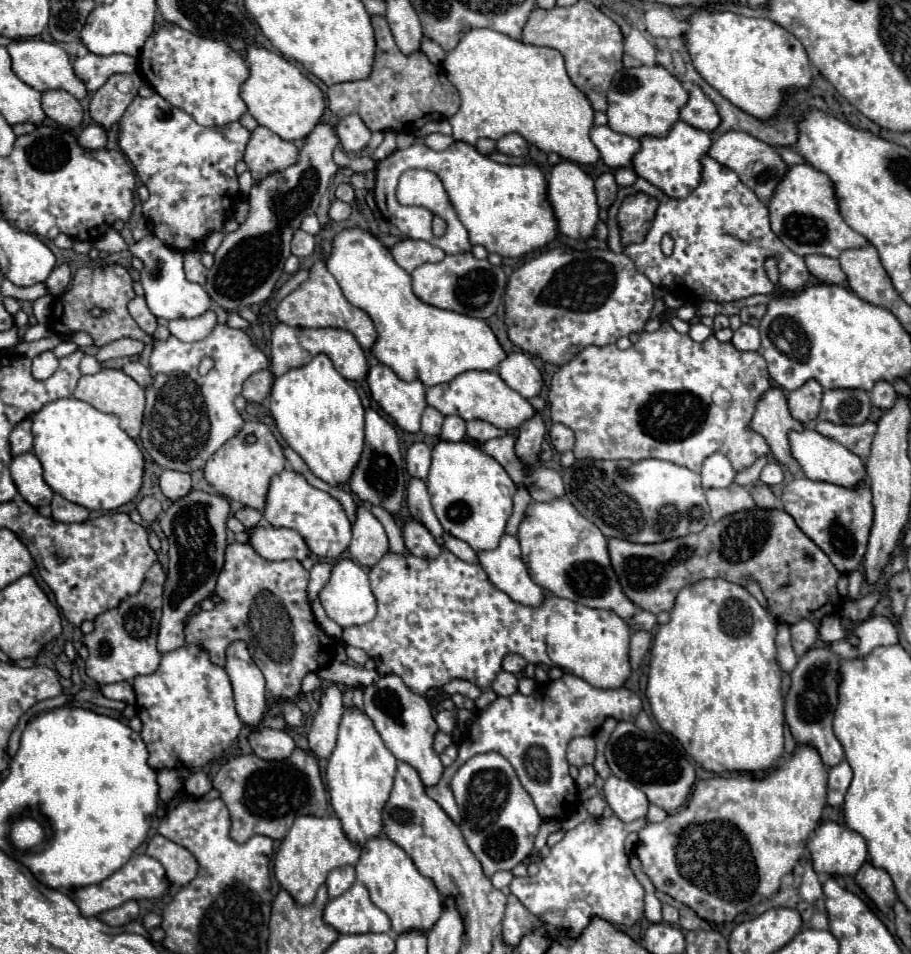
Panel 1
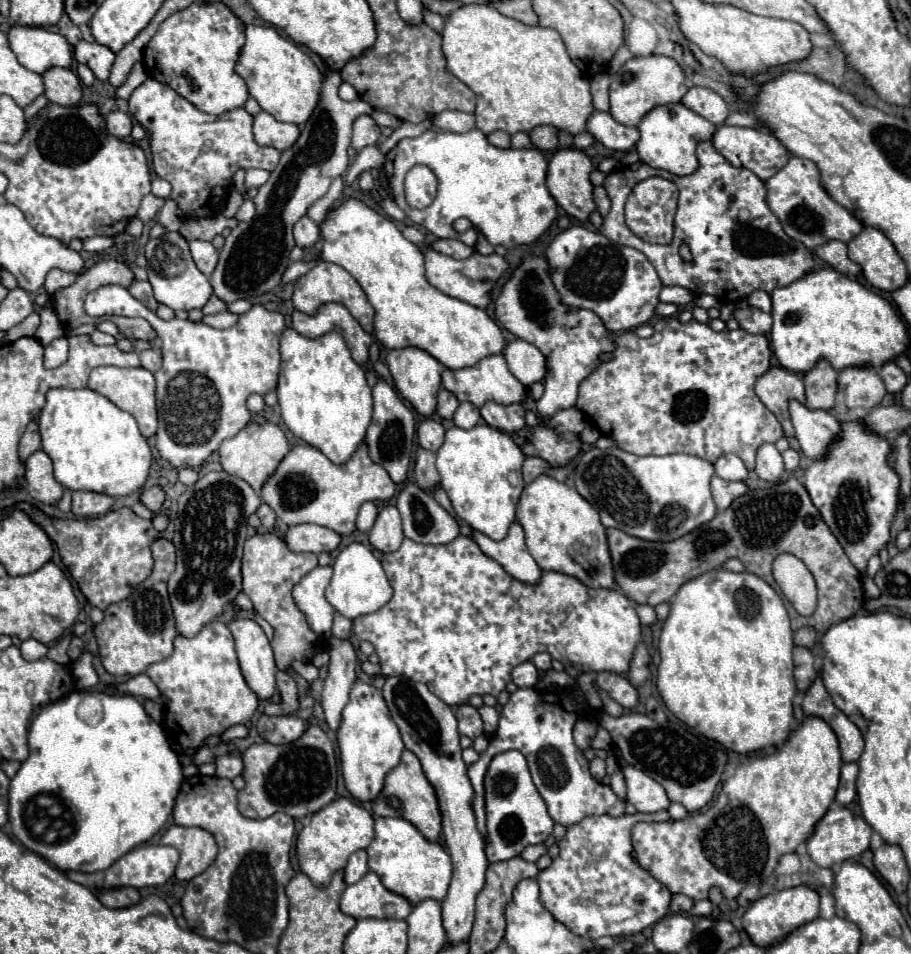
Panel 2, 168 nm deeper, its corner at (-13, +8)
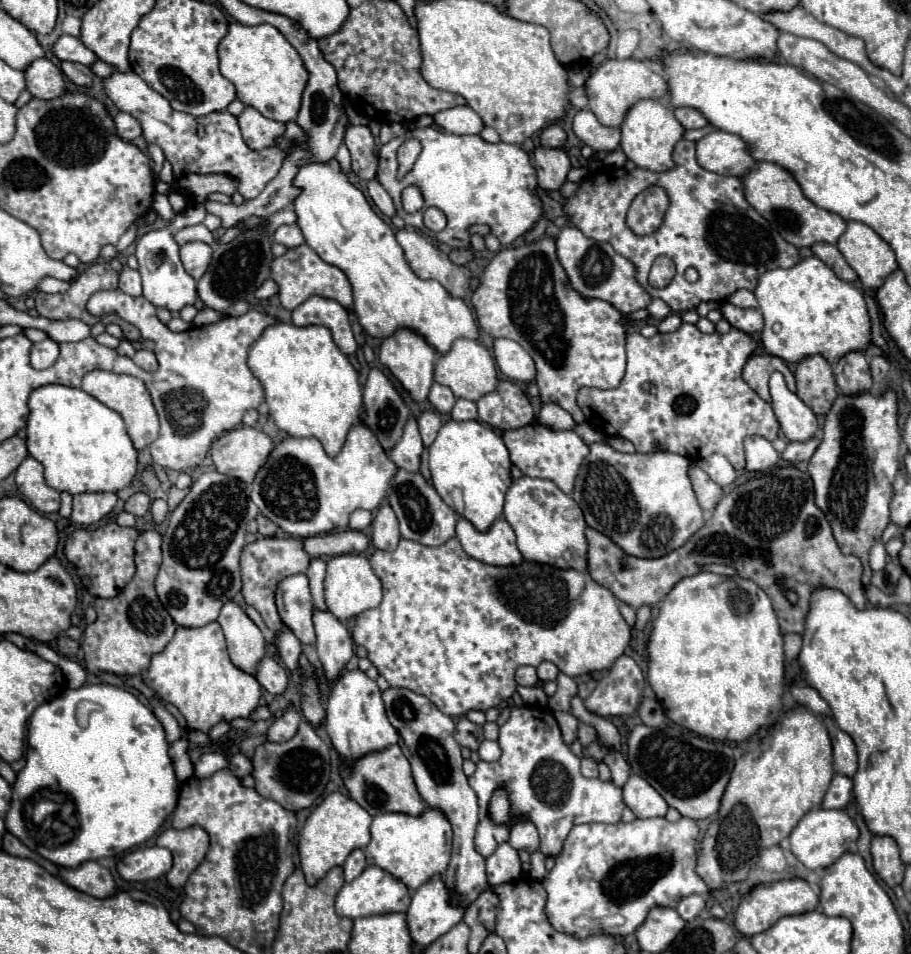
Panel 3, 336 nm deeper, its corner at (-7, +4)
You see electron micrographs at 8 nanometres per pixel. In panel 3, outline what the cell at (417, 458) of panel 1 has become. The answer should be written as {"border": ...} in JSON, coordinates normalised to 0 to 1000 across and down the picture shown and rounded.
{"border":[[[468,430],[459,436],[459,447],[461,447],[461,455],[463,455],[463,463],[468,468],[472,468],[476,463],[476,457],[481,455],[481,449],[485,447],[485,440],[481,436],[481,432],[476,430]]]}

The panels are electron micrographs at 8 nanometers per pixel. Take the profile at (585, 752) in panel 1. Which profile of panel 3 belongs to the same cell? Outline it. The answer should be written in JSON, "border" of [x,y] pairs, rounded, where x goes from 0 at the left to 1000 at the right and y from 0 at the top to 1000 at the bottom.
{"border":[[[608,746],[608,753],[617,765],[617,774],[621,780],[628,780],[632,776],[634,767],[634,755],[626,746]]]}

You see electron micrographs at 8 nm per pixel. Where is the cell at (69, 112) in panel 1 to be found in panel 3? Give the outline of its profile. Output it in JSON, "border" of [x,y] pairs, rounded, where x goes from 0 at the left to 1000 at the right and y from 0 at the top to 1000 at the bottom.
{"border":[[[40,61],[37,65],[33,65],[26,73],[26,80],[29,94],[37,103],[59,105],[70,96],[70,80],[53,61]]]}

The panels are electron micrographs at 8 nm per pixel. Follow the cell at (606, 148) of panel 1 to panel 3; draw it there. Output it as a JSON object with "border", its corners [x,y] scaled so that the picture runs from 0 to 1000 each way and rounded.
{"border":[[[637,115],[630,126],[628,126],[628,136],[630,140],[643,151],[648,153],[650,157],[654,159],[670,159],[670,157],[676,157],[678,155],[678,147],[681,147],[681,138],[678,134],[667,134],[667,132],[661,132],[656,128],[656,124],[645,115]]]}

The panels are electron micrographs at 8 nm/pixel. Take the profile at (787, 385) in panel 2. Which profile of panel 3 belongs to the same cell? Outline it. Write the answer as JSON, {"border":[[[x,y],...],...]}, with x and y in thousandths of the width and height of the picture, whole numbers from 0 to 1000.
{"border":[[[832,369],[823,371],[823,375],[821,375],[821,379],[819,379],[817,388],[814,388],[814,396],[817,396],[817,400],[819,400],[825,409],[830,409],[830,413],[832,413],[834,417],[839,417],[841,421],[845,421],[843,396],[845,396],[845,392],[847,392],[850,388],[854,388],[854,390],[861,392],[865,407],[872,411],[872,409],[874,409],[872,392],[867,390],[865,382],[863,382],[858,375],[847,373],[847,371],[832,371]]]}

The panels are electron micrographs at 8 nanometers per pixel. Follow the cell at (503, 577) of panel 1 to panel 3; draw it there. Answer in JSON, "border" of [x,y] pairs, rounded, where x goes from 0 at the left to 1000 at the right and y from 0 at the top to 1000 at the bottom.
{"border":[[[503,543],[501,564],[514,583],[533,591],[569,591],[573,587],[564,556],[555,545],[542,545],[533,558],[527,558],[512,543]]]}

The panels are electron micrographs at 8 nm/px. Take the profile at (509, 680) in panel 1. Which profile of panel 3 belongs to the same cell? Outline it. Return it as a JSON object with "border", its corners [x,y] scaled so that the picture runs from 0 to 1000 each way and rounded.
{"border":[[[571,698],[566,702],[566,715],[573,719],[588,719],[593,715],[588,709],[588,700],[586,698]]]}

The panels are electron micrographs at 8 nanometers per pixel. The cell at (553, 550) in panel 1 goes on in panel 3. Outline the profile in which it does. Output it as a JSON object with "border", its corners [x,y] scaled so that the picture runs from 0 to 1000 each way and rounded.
{"border":[[[571,499],[555,516],[553,545],[566,558],[566,570],[575,587],[608,591],[613,595],[643,597],[645,568],[641,562],[643,547],[634,528],[619,518],[606,503]]]}

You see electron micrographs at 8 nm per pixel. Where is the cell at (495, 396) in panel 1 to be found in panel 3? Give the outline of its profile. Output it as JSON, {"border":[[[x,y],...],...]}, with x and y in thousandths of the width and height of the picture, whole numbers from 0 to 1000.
{"border":[[[503,354],[496,365],[490,371],[483,371],[476,384],[476,398],[481,403],[492,405],[501,417],[512,417],[512,419],[527,419],[533,411],[540,411],[547,403],[547,392],[544,392],[544,379],[542,373],[538,371],[536,365],[531,365],[523,356],[514,354]]]}

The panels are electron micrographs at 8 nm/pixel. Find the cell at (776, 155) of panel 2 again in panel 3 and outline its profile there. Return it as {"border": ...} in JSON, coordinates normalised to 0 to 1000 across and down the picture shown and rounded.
{"border":[[[784,136],[764,149],[764,168],[779,180],[810,187],[830,172],[823,159],[819,159],[817,147],[793,136]]]}

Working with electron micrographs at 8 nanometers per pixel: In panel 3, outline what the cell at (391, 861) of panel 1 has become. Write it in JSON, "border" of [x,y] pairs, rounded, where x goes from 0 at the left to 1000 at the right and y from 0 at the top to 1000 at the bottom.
{"border":[[[468,845],[461,855],[450,855],[441,851],[415,853],[406,866],[408,881],[400,889],[402,904],[417,908],[424,914],[437,918],[452,935],[459,927],[472,922],[472,914],[487,914],[494,904],[496,891],[496,868],[485,849]]]}

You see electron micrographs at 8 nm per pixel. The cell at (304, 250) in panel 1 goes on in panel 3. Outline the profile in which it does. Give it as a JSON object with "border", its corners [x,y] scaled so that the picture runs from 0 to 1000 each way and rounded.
{"border":[[[310,235],[303,243],[301,243],[301,252],[312,256],[314,260],[325,260],[334,254],[334,247],[327,239],[327,235]]]}

